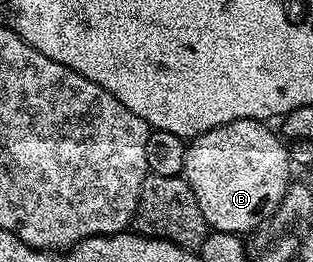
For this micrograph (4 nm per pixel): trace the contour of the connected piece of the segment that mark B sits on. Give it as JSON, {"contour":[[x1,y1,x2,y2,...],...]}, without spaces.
{"contour":[[233,120,224,126,201,132,186,144,181,175,188,182,192,194,196,194,196,202,200,202,200,214,204,214,207,225,213,231,253,233,269,216,276,214,286,189,290,187,292,161,287,145,280,139,277,131,269,132,266,128,269,127,260,120]]}

